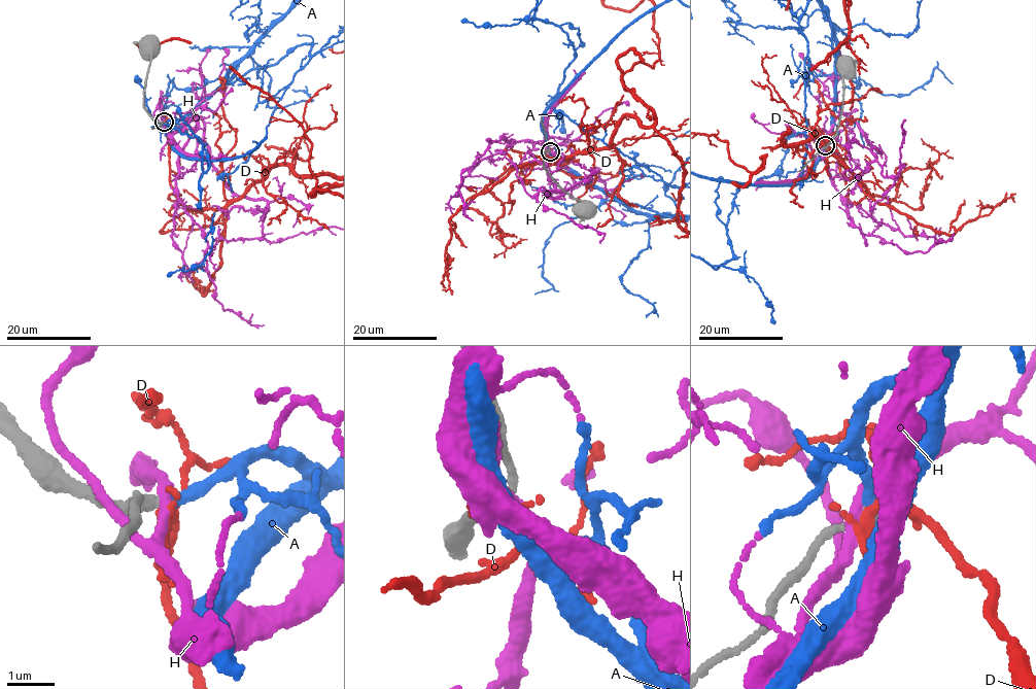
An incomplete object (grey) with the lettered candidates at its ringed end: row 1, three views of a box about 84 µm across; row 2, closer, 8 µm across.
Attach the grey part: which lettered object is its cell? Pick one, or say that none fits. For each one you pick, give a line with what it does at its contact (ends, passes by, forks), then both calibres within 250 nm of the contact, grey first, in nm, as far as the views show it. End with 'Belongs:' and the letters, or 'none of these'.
A: it ends there; 180 nm thick on the grey side, 240 nm on the other
Belongs: A

